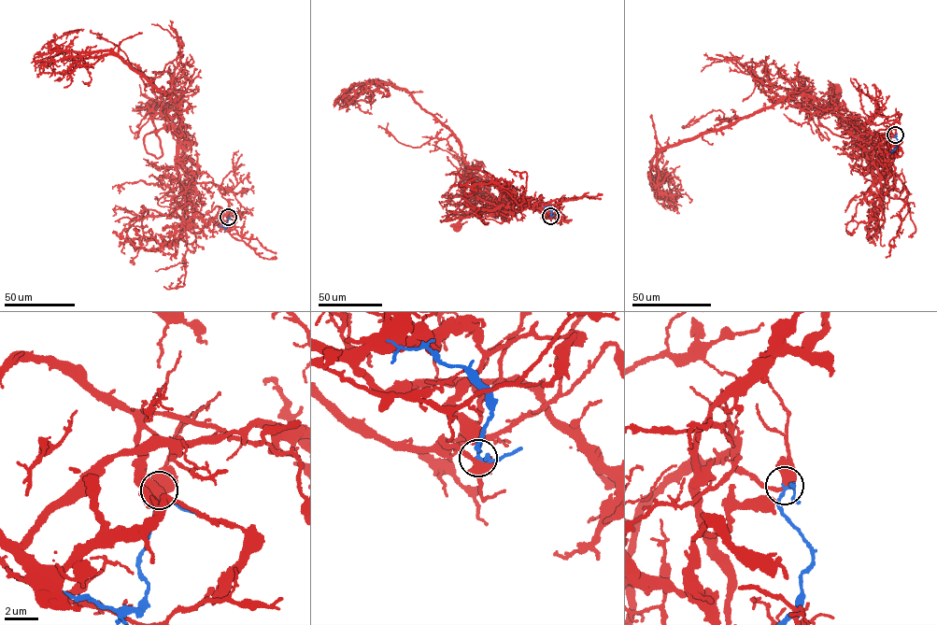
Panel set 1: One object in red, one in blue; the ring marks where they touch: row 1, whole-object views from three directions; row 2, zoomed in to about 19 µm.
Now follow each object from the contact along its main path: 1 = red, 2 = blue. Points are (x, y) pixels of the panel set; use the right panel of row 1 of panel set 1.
1: (896, 134), (882, 136), (883, 154), (830, 111), (816, 111), (821, 124), (855, 134), (839, 120), (836, 91)
2: (896, 134), (898, 141), (892, 150)

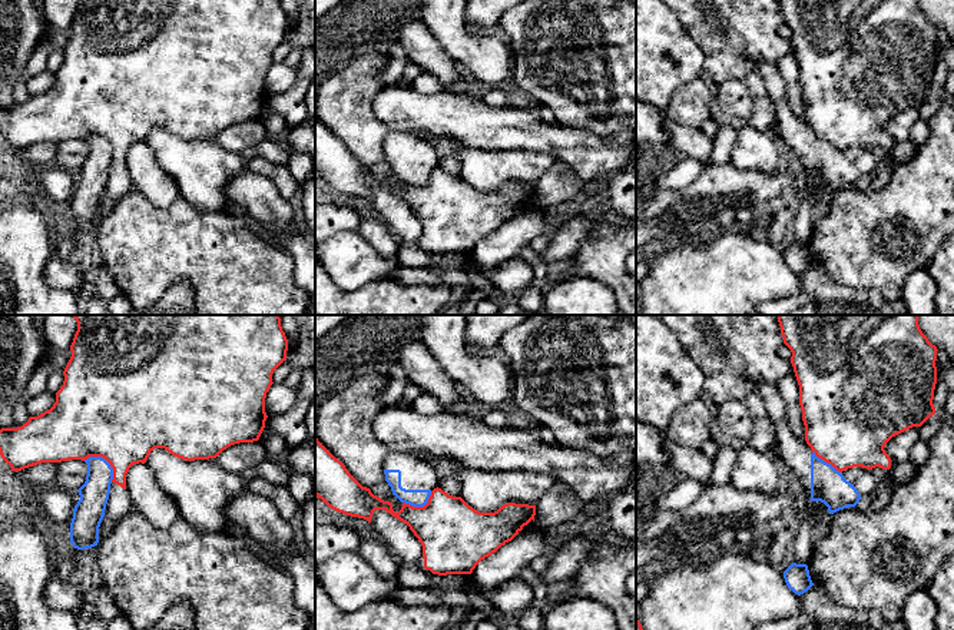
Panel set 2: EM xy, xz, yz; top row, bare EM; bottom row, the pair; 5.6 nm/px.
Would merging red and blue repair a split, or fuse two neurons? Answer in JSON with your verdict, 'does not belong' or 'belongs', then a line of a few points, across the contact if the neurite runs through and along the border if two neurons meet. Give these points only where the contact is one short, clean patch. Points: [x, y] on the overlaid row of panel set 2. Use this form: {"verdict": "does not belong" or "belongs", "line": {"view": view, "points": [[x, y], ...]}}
{"verdict": "does not belong"}

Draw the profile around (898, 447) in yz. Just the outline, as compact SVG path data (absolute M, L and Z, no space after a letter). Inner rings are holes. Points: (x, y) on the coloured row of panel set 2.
M912 427L895 437L892 437L884 447L885 452L894 462L910 460L912 445L920 441L920 427Z

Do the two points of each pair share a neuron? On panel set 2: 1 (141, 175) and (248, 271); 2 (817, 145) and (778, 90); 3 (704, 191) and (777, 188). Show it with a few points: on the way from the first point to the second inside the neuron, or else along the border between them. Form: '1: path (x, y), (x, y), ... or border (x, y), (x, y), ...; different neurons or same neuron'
1: border (141, 192), (159, 206), (169, 206), (179, 196); different neurons
2: path (802, 135), (785, 118), (782, 105); same neuron
3: path (722, 189), (758, 186); same neuron

